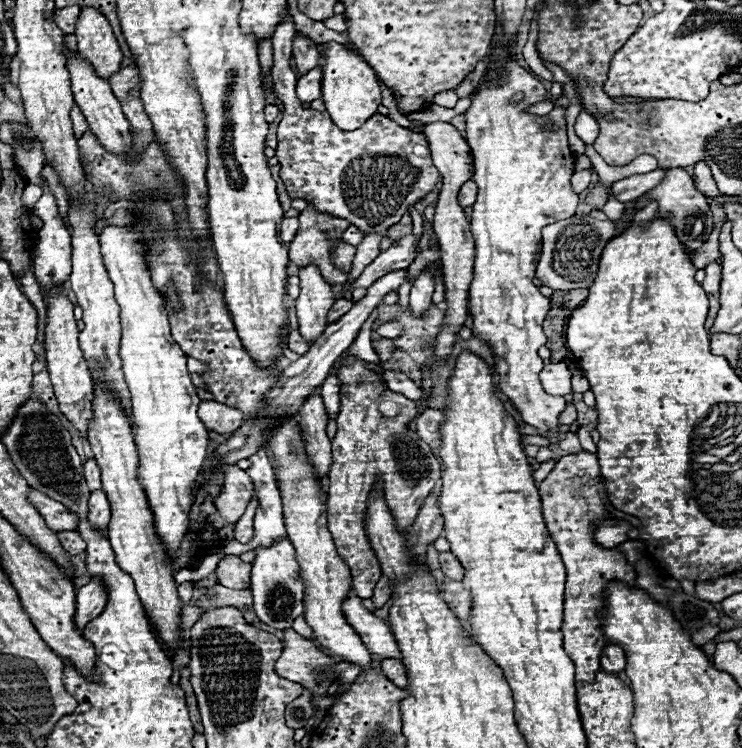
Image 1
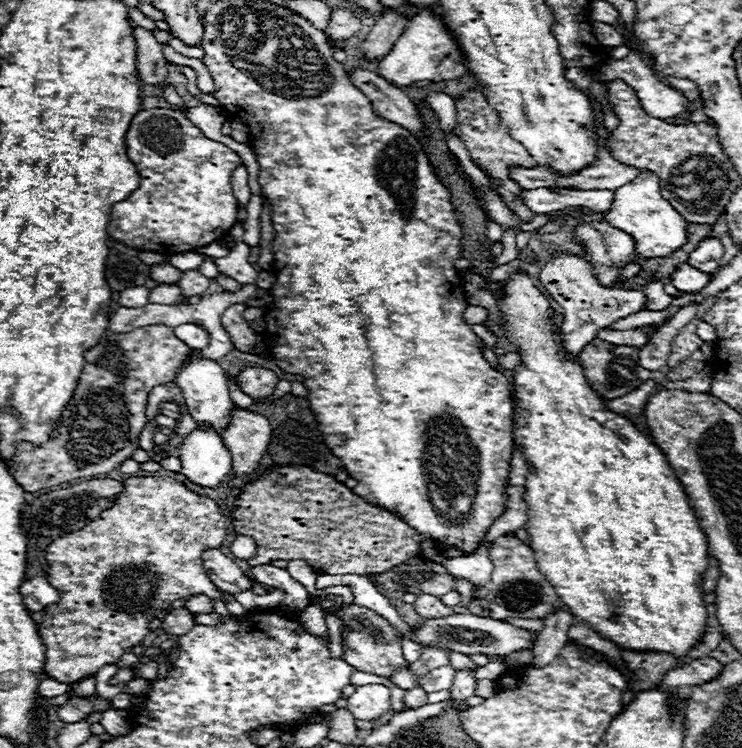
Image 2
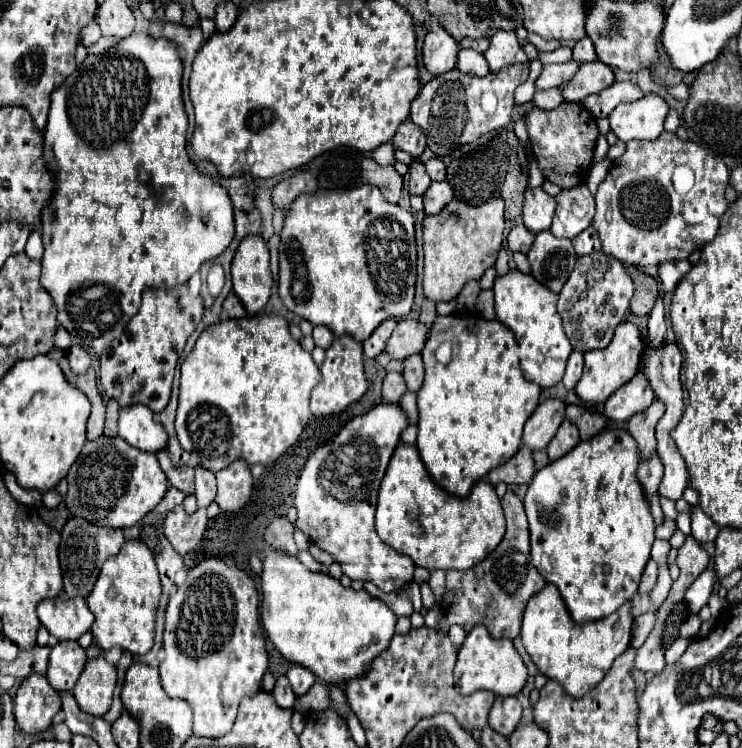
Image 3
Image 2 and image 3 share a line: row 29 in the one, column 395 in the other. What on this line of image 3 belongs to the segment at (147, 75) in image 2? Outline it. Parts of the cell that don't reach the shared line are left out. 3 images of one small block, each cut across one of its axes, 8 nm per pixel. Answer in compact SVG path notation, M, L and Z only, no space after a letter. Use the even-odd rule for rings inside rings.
M410 118L406 122L402 122L402 126L394 134L392 142L398 148L402 148L404 152L408 152L410 156L414 156L414 158L420 156L424 152L424 148L426 148L426 136L424 136L424 132Z

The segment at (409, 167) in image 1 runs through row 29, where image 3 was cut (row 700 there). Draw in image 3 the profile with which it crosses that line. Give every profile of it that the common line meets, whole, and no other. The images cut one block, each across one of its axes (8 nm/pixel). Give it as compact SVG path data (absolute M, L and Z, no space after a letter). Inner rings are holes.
M280 676L280 678L276 680L276 686L274 686L274 690L272 690L272 696L276 698L278 706L282 706L282 708L292 708L292 706L294 706L296 696L294 696L294 690L290 688L290 682L288 682L286 676Z

